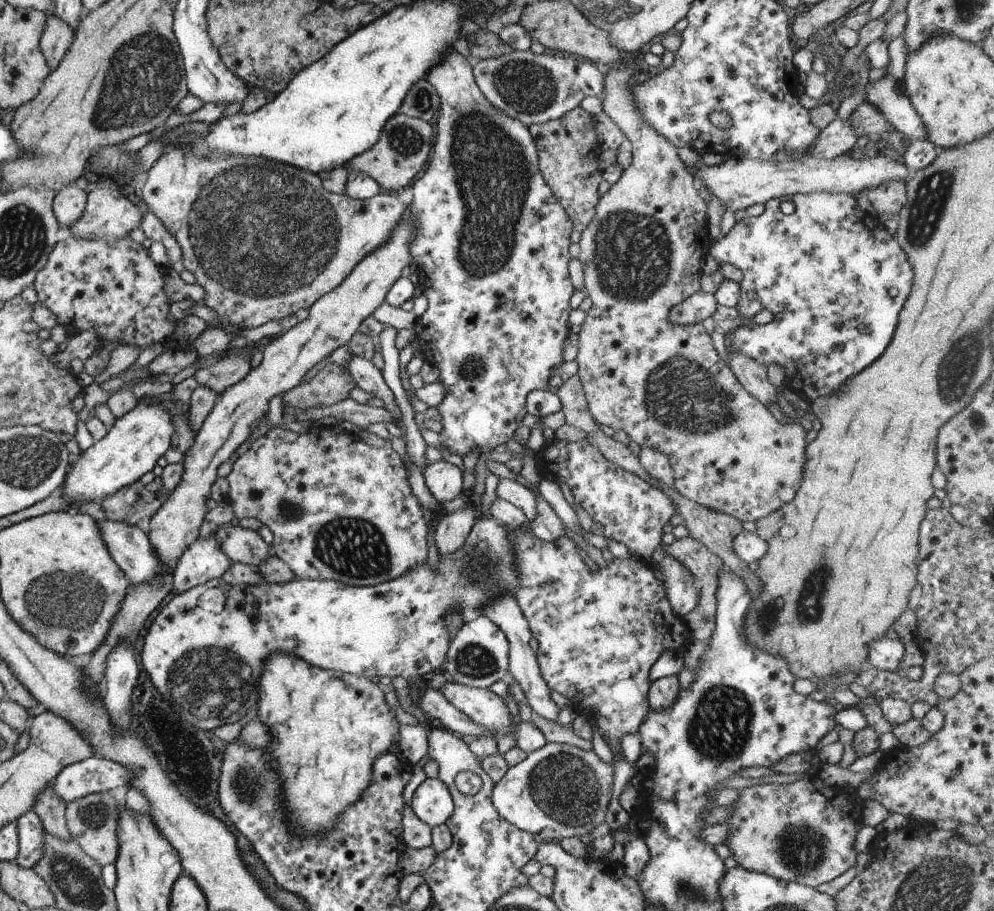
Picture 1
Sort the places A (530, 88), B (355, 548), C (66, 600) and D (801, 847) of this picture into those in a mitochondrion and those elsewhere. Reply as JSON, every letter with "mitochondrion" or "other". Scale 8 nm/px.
{"A":"mitochondrion","B":"mitochondrion","C":"mitochondrion","D":"mitochondrion"}

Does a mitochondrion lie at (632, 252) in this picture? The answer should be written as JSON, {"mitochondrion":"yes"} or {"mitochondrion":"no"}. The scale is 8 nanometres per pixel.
{"mitochondrion":"yes"}

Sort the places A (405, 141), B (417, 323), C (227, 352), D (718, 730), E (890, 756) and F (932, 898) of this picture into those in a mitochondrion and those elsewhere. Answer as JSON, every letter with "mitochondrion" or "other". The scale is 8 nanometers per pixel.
{"A":"mitochondrion","B":"other","C":"other","D":"mitochondrion","E":"other","F":"mitochondrion"}

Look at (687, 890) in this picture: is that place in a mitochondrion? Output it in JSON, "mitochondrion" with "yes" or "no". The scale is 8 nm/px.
{"mitochondrion":"yes"}

